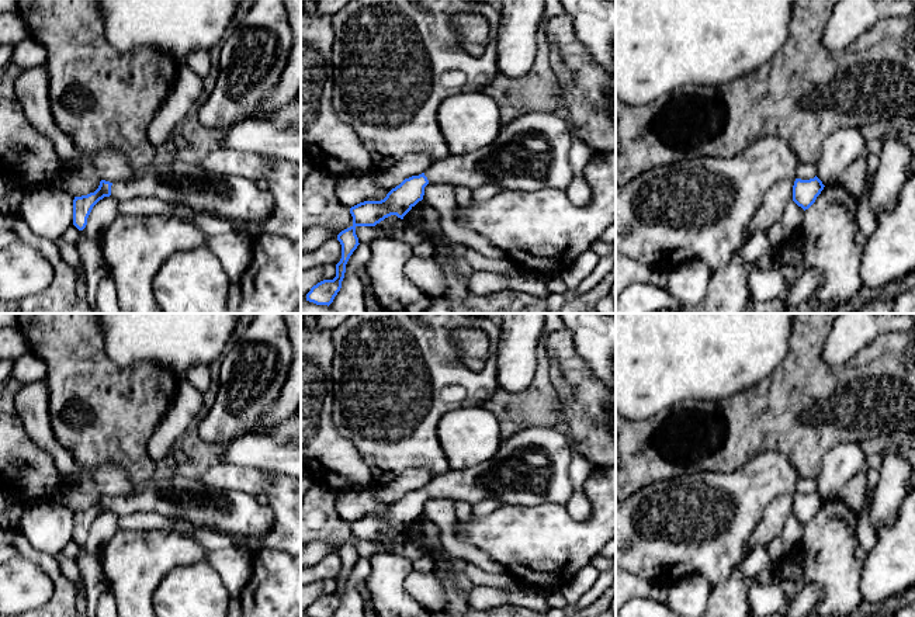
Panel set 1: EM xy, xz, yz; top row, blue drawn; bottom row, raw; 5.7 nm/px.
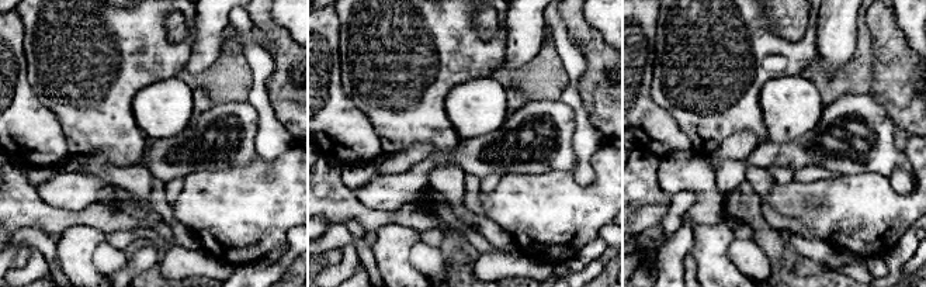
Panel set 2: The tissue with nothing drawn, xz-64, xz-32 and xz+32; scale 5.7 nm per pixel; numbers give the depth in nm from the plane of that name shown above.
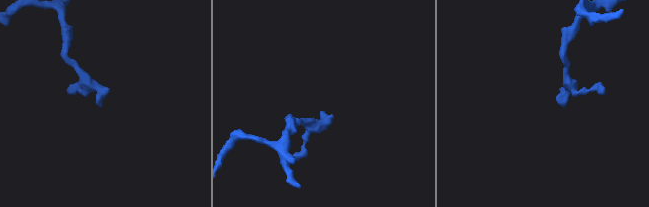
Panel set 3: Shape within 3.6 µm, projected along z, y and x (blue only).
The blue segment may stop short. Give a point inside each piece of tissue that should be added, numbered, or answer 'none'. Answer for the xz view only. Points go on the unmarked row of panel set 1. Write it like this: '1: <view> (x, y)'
1: xz (531, 465)

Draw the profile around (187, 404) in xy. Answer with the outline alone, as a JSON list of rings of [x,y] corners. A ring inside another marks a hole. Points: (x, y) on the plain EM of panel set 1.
[[[181,381],[171,405],[149,439],[149,455],[156,464],[171,454],[174,444],[198,416],[201,408],[202,394],[188,381]]]

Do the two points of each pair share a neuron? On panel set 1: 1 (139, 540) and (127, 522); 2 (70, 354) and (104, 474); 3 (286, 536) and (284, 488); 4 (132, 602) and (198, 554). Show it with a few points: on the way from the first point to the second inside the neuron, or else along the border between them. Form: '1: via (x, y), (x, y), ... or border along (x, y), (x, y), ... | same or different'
1: border along (120, 529), (166, 530) | different
2: border along (70, 453), (86, 468), (117, 464), (131, 481) | different
3: via (286, 524), (286, 499) | same
4: via (141, 583), (170, 554), (180, 554) | same

